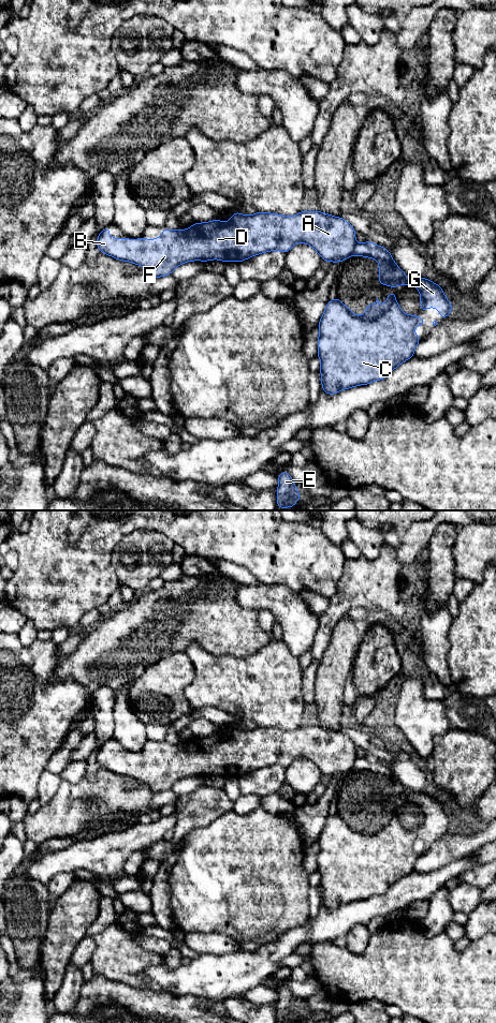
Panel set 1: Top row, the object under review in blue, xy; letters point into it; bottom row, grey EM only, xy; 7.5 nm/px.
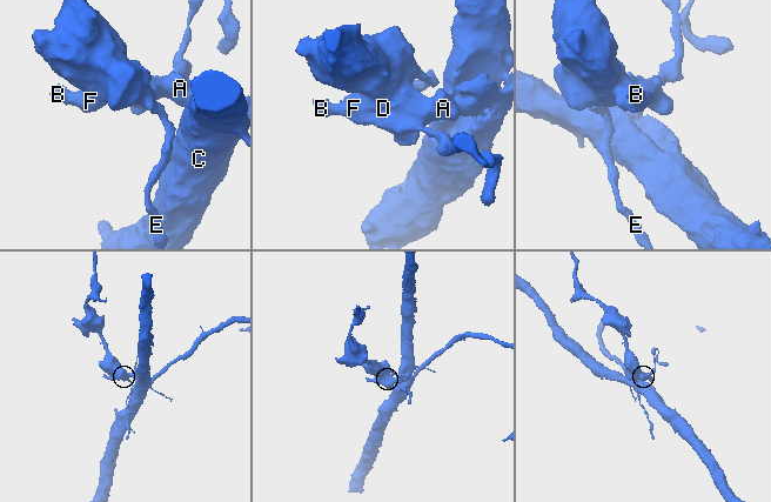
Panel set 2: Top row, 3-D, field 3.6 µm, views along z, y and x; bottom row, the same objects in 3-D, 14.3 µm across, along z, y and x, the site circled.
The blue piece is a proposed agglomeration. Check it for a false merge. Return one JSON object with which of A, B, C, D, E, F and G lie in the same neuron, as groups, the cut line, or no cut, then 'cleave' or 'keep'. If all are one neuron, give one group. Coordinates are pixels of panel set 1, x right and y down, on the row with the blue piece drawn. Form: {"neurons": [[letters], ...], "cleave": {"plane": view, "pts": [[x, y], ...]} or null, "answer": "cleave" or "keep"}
{"neurons": [["A", "B", "D", "E", "F"], ["C", "G"]], "cleave": {"plane": "xy", "pts": [[356, 243], [351, 254]]}, "answer": "cleave"}

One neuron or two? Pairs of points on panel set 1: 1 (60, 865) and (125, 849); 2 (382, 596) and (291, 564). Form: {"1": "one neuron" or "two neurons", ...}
{"1": "one neuron", "2": "two neurons"}

